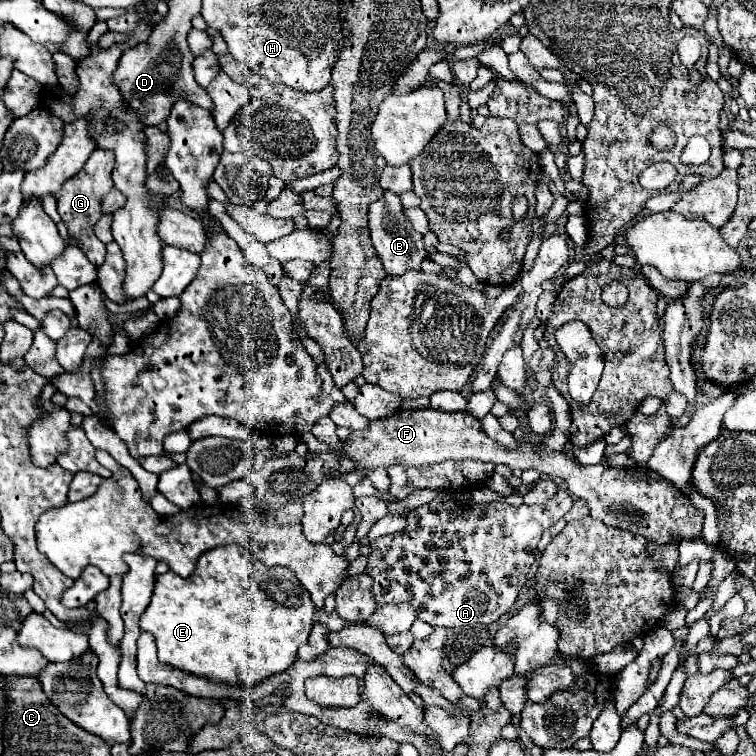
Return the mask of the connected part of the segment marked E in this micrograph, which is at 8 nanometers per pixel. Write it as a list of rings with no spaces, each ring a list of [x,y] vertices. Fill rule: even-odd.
[[[221,546],[205,552],[188,578],[181,578],[175,572],[157,576],[151,604],[143,612],[139,626],[155,636],[161,662],[215,682],[221,680],[225,684],[253,688],[267,676],[285,672],[293,666],[297,650],[307,642],[313,622],[313,602],[293,570],[285,566],[269,568],[241,546]]]

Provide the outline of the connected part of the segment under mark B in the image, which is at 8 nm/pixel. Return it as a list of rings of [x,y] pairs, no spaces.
[[[385,192],[377,202],[369,204],[369,230],[371,230],[371,240],[373,246],[383,262],[383,268],[387,274],[391,276],[401,276],[407,270],[419,270],[421,260],[427,256],[425,246],[421,242],[421,234],[413,230],[413,226],[409,224],[409,220],[405,220],[403,214],[403,206],[397,194],[393,192]]]

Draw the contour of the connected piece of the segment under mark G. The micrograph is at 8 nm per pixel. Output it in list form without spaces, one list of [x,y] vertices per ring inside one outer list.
[[[93,150],[89,160],[85,162],[85,166],[81,168],[81,172],[77,176],[71,176],[63,184],[61,192],[55,194],[57,210],[61,214],[61,220],[65,222],[67,230],[71,230],[71,236],[81,240],[81,250],[85,252],[89,262],[93,262],[95,266],[101,266],[103,260],[105,260],[105,244],[93,234],[93,226],[101,218],[101,196],[105,196],[107,192],[113,190],[112,174],[114,166],[115,156],[113,156],[113,152],[109,152],[109,150]]]

